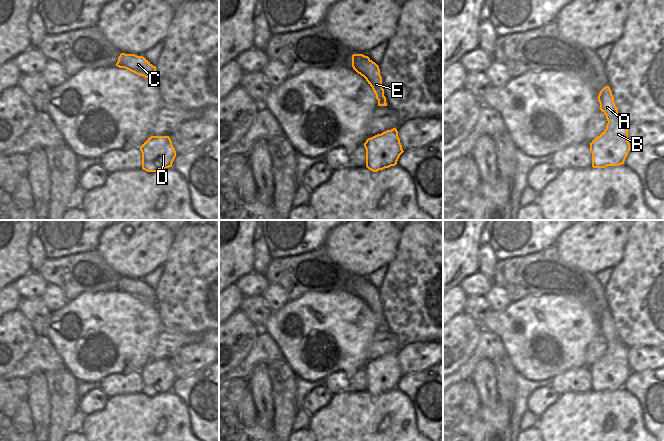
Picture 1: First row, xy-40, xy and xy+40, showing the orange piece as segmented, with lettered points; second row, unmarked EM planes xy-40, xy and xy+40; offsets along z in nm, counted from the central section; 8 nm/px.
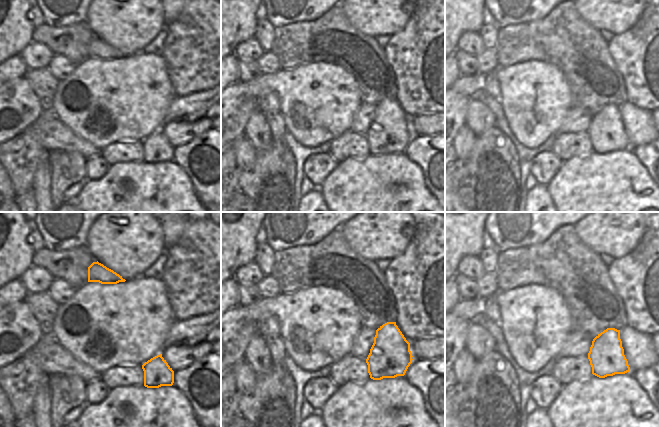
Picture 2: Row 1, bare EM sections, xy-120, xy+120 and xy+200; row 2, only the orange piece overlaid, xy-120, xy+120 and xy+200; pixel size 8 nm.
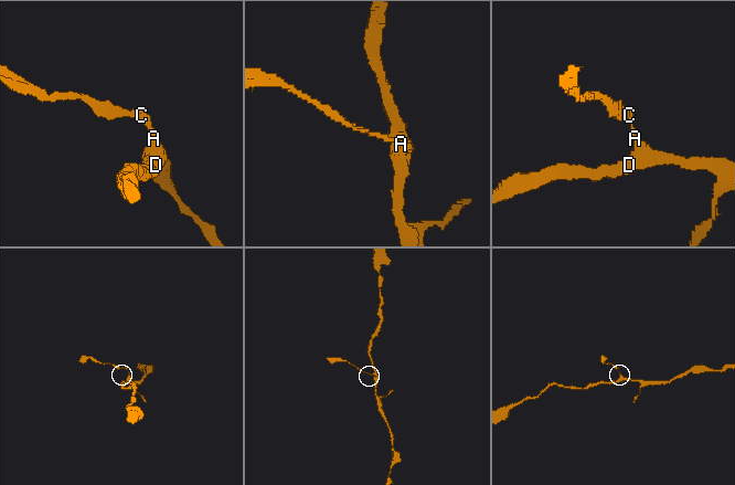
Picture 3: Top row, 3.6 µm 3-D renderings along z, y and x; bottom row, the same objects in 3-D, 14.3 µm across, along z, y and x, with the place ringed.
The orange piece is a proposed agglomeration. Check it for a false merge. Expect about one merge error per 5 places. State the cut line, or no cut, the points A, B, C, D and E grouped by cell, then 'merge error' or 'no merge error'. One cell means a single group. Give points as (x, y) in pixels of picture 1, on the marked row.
cut none; groups A B C D E; no merge error

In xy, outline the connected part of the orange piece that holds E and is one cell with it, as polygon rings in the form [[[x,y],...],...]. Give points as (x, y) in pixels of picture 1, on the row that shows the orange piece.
[[[353,54],[352,67],[358,74],[363,76],[372,87],[376,99],[378,100],[378,106],[387,106],[379,66],[368,56],[363,54]]]

